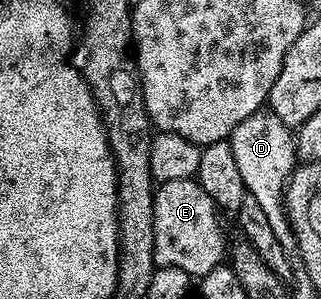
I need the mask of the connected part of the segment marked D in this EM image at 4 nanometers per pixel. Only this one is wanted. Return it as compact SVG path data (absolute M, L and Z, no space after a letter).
M259 112L240 120L230 133L229 144L236 167L246 185L246 193L251 194L260 204L264 216L268 216L268 224L272 232L276 232L276 240L286 251L295 249L294 229L290 227L290 218L286 215L286 183L296 169L296 142L289 127L278 119L275 114Z

